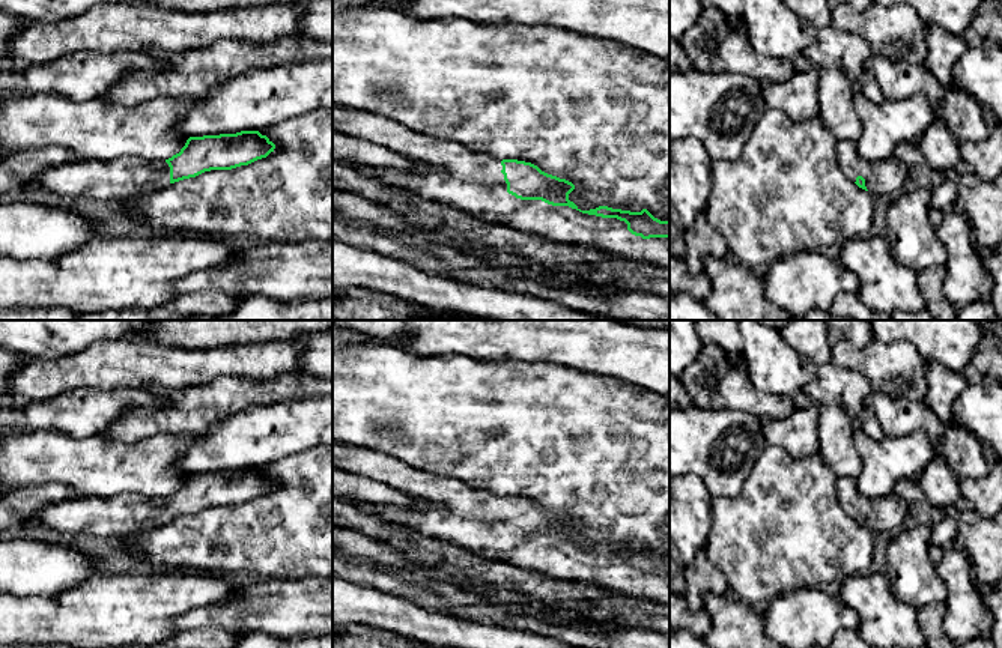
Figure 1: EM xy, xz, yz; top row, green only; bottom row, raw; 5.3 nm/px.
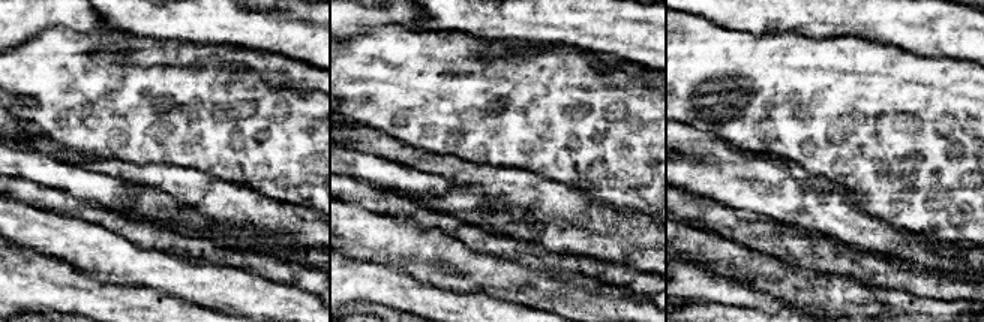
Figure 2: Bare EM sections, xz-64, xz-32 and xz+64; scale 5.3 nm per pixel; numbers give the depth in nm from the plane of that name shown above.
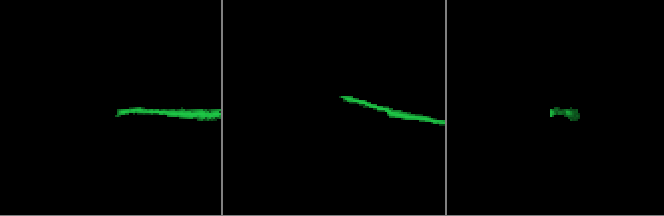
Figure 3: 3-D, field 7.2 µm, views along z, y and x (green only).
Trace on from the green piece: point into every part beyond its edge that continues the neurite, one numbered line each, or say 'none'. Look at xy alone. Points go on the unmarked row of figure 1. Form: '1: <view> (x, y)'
1: xy (124, 514)

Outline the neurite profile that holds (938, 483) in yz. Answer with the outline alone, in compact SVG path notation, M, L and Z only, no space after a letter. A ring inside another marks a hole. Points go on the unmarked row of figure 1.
M939 454L930 460L916 481L925 498L939 510L951 507L969 510L972 507L961 493L960 480L954 477L952 469Z

